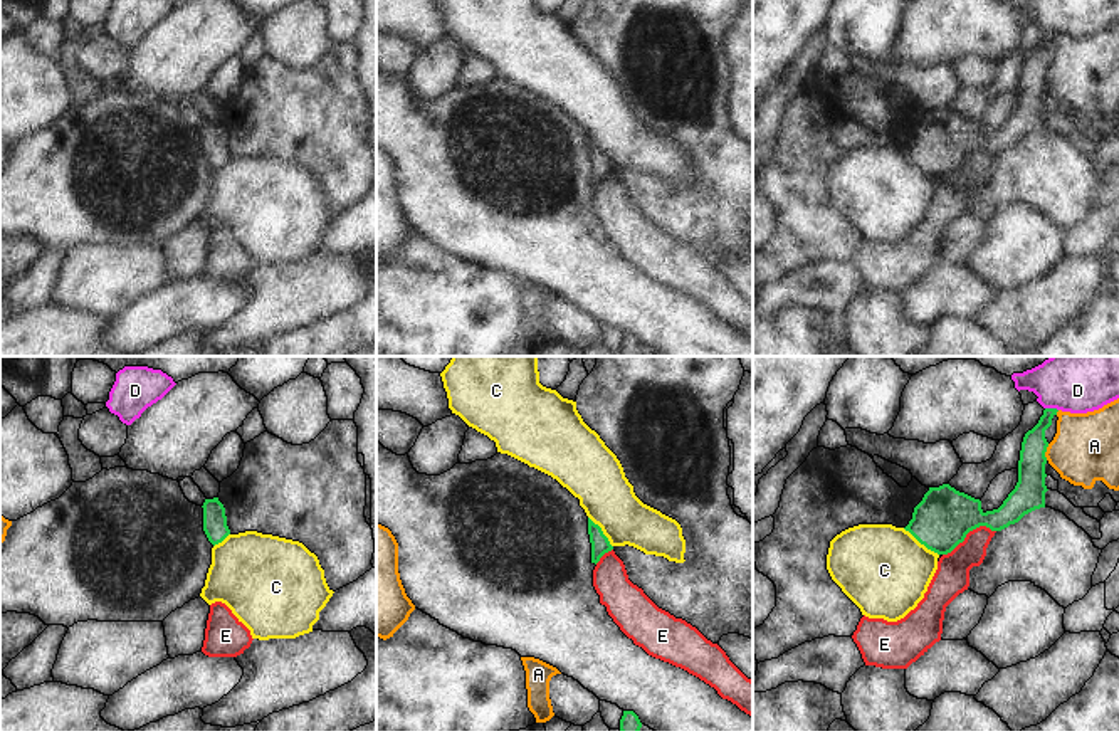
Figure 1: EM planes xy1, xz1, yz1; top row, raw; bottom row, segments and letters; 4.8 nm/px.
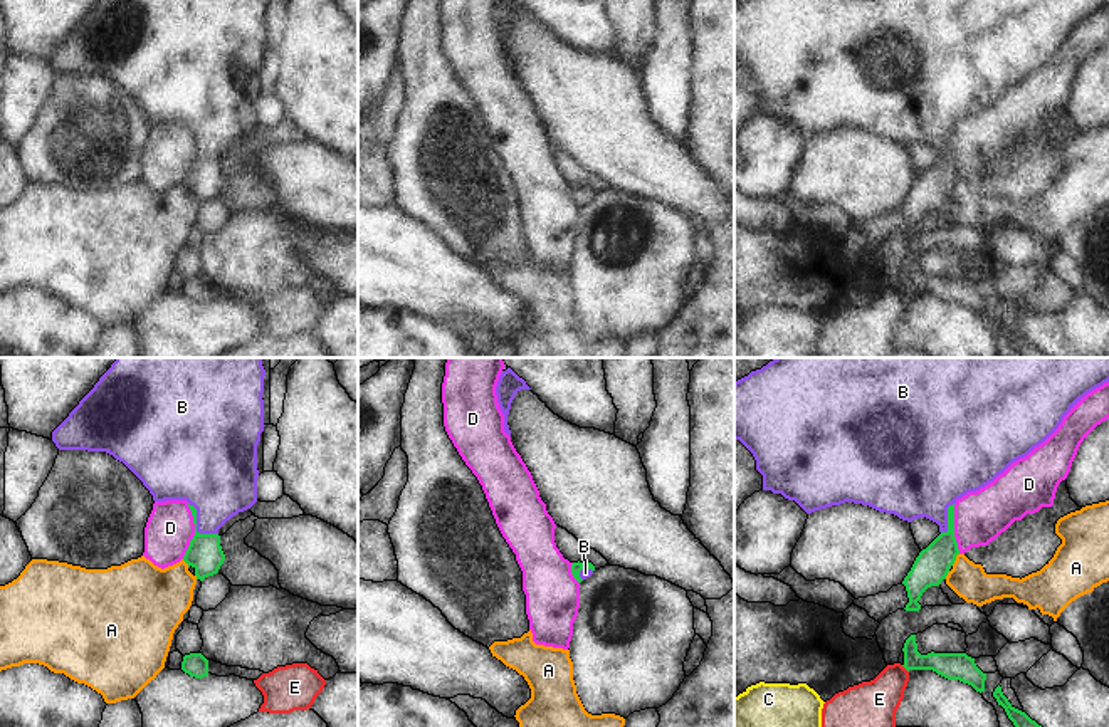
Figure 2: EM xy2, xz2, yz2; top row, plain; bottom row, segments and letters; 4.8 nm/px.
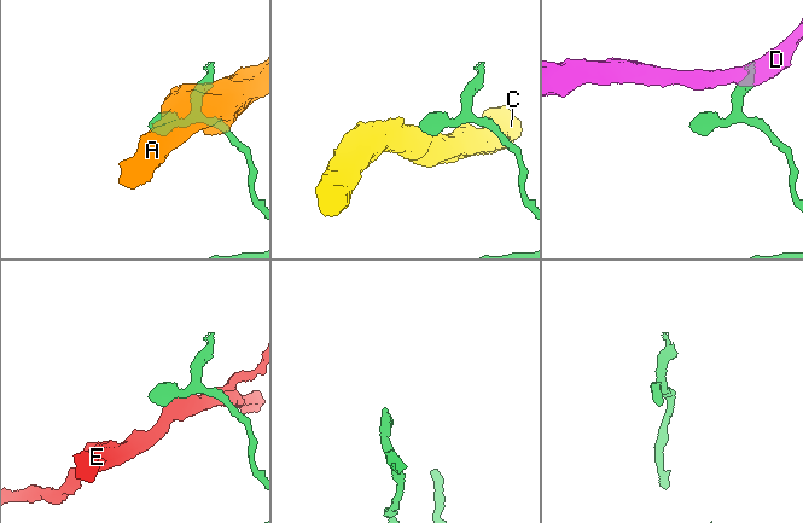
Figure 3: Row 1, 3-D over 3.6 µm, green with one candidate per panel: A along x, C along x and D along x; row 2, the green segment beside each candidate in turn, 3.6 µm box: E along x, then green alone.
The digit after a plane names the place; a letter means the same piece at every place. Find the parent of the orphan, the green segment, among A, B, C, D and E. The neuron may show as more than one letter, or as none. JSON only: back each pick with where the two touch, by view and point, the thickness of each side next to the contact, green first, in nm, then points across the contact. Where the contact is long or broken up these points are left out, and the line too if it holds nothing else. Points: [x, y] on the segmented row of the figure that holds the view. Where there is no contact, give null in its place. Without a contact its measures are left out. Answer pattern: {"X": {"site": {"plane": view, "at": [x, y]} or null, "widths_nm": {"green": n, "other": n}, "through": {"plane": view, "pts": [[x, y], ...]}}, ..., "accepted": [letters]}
{"B": {"site": {"plane": "xy2", "at": [195, 526]}, "widths_nm": {"green": 170, "other": 360}, "through": {"plane": "xy2", "pts": [[205, 554], [205, 538], [195, 526], [210, 511], [220, 481]]}}, "accepted": ["B"]}

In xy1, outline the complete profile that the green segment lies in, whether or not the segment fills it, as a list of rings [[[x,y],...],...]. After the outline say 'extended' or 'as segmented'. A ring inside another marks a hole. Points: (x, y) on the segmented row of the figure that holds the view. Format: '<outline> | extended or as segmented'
[[[218,497],[205,499],[202,507],[203,507],[203,531],[208,541],[215,546],[230,534],[230,529],[227,526],[225,507],[218,501]]] | as segmented

